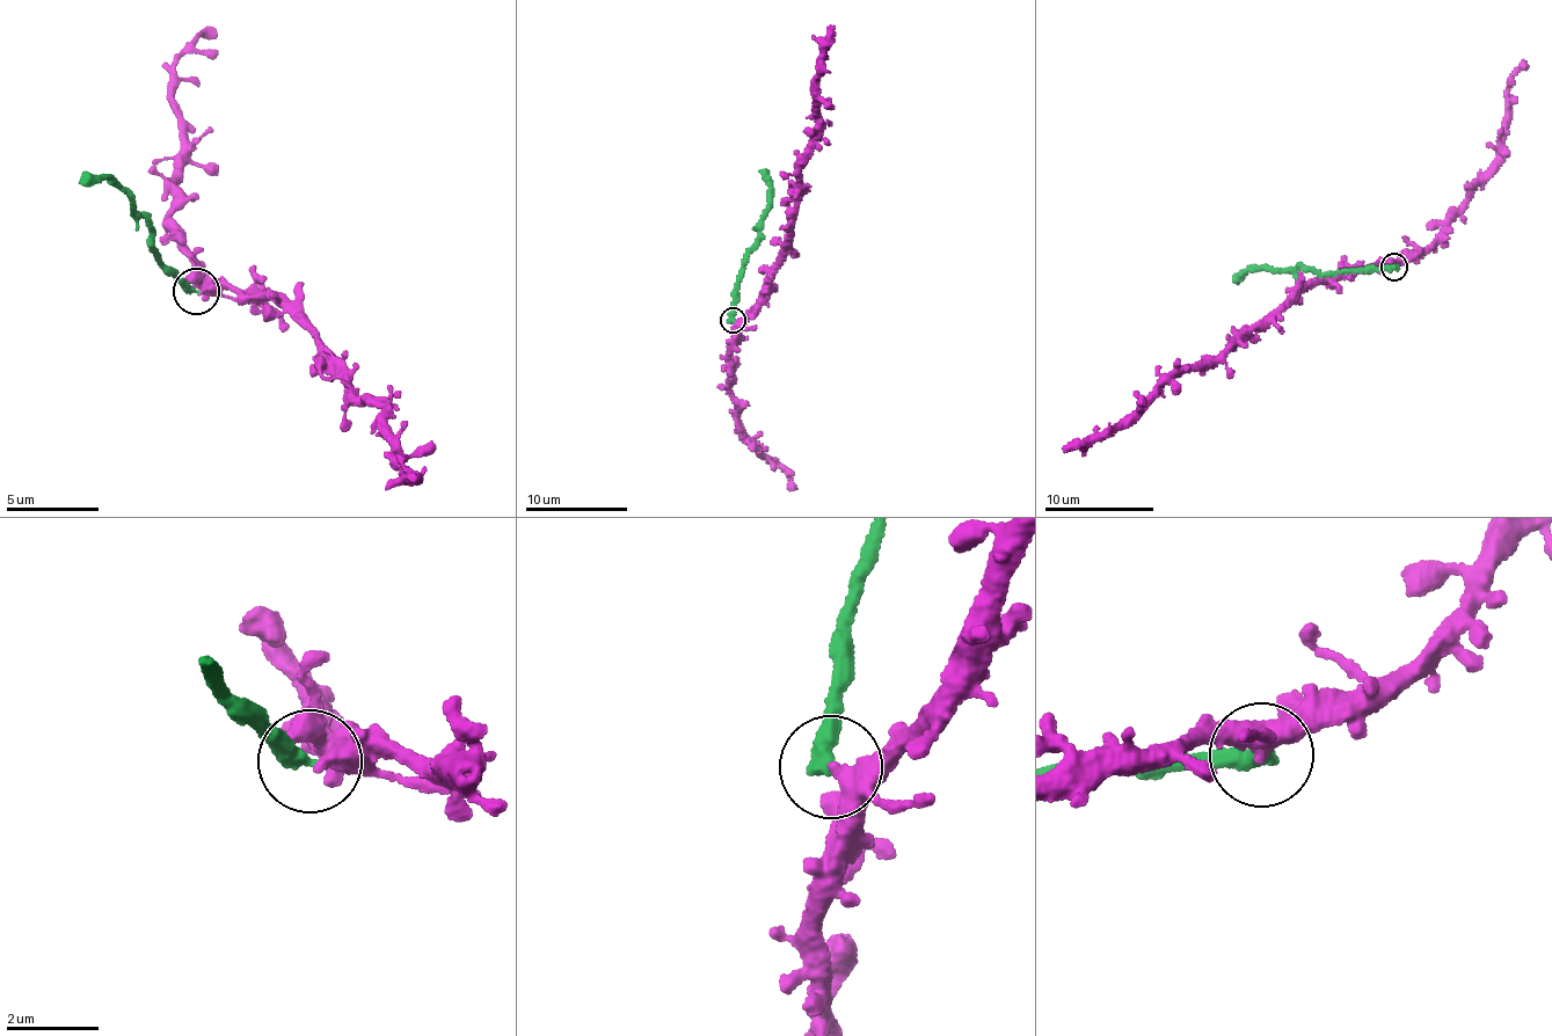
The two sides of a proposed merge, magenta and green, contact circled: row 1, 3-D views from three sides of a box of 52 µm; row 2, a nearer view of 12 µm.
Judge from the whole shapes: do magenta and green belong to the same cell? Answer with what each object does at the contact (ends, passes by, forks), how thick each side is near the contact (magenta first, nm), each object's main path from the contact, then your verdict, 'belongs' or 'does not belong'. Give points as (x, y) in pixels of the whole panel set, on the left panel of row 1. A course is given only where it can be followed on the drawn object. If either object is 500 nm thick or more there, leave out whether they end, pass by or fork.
magenta passes by | green ends | 320/420 nm | magenta via (197, 290), (261, 286), (322, 347), (350, 391), (372, 396), (390, 421), (392, 446), (406, 468), (417, 476) | green via (197, 290), (157, 264), (148, 242), (147, 220), (132, 212), (129, 195), (96, 173), (77, 184) | does not belong

